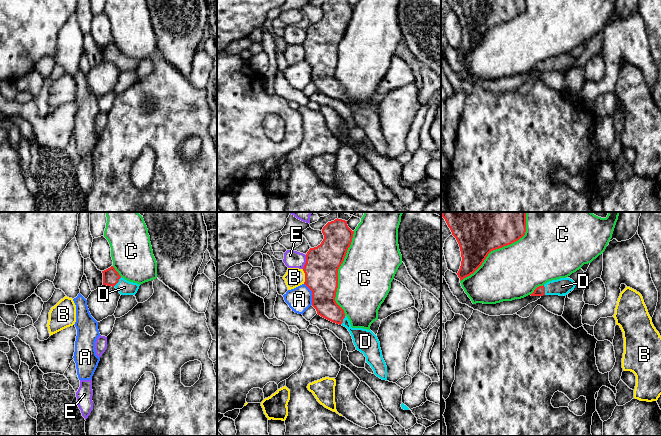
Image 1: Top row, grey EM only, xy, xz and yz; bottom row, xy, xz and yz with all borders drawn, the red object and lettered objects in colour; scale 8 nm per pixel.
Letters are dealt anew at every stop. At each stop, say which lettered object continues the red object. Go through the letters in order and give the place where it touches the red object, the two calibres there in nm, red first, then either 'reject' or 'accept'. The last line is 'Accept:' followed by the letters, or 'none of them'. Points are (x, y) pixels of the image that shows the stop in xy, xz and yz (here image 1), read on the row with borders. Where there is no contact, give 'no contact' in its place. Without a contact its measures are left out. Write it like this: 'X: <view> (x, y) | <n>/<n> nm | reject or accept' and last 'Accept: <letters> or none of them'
A: xz (312, 294) | 280/200 nm | reject
B: xz (305, 276) | 280/160 nm | reject
C: yz (501, 247) | 500/440 nm | reject
D: xy (117, 282) | 130/120 nm | accept
E: xz (306, 262) | 280/140 nm | reject
Accept: D

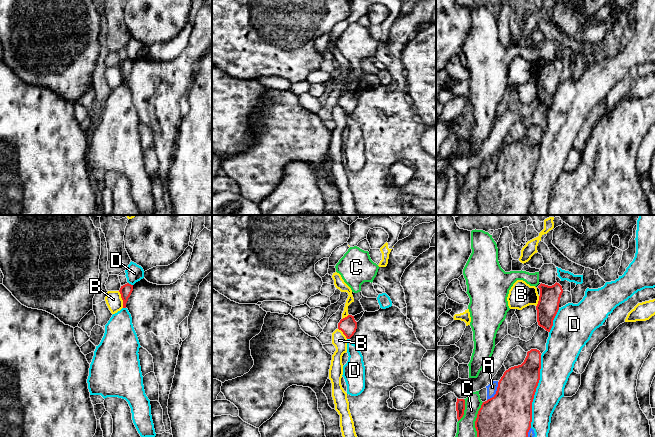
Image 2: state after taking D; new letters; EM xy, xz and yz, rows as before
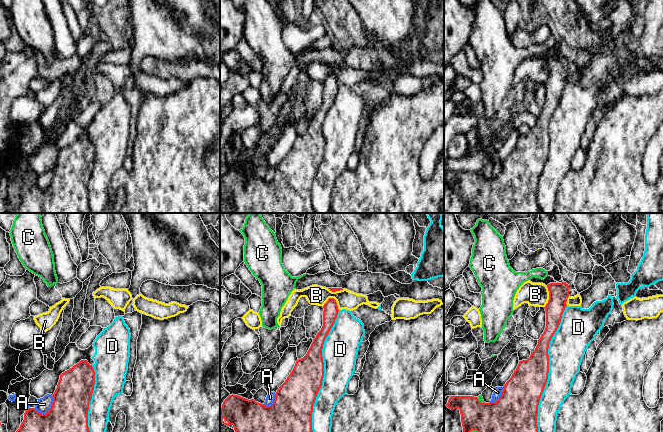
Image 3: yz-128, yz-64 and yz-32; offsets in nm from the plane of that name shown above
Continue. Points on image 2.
A: yz (496, 392) | 360/80 nm | reject
B: xy (122, 299) | 90/130 nm | reject
C: yz (476, 419) | 360/140 nm | reject
D: yz (535, 391) | 340/240 nm | reject
Accept: none of them

